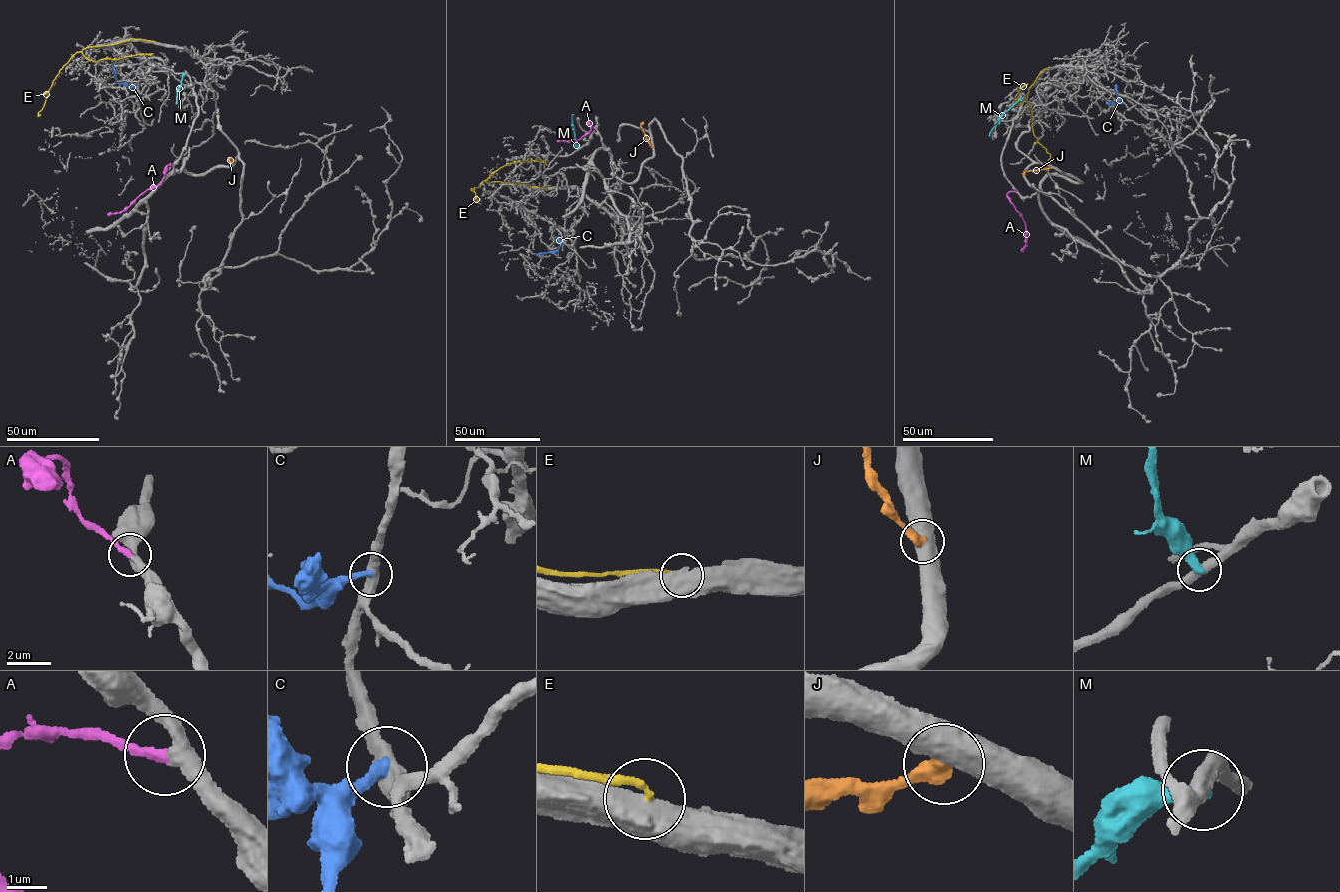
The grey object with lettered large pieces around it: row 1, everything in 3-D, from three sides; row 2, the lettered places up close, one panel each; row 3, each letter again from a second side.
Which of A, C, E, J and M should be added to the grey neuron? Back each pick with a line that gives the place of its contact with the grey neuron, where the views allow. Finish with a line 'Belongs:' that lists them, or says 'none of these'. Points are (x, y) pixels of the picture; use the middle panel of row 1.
A: (595, 129)
Belongs: A

